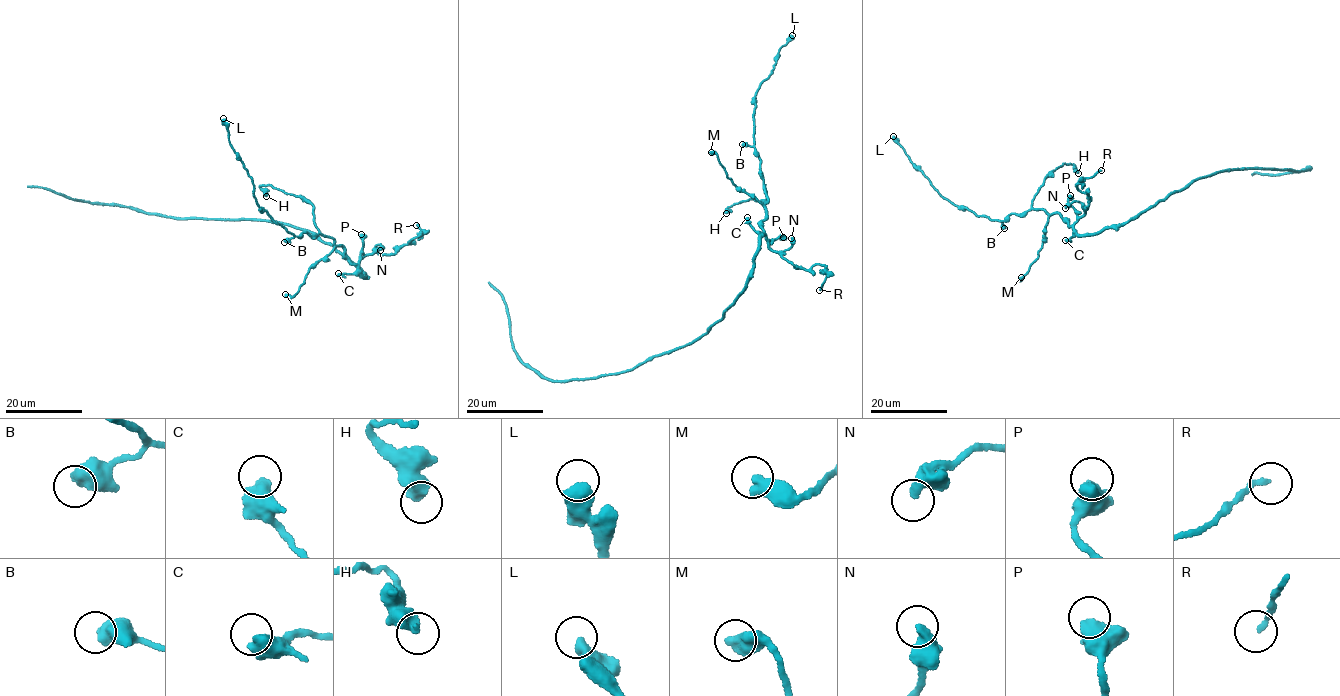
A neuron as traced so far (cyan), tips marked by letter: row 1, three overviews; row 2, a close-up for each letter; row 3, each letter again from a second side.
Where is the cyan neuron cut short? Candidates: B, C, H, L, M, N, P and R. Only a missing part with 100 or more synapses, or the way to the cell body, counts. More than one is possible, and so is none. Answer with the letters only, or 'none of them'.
none of them

